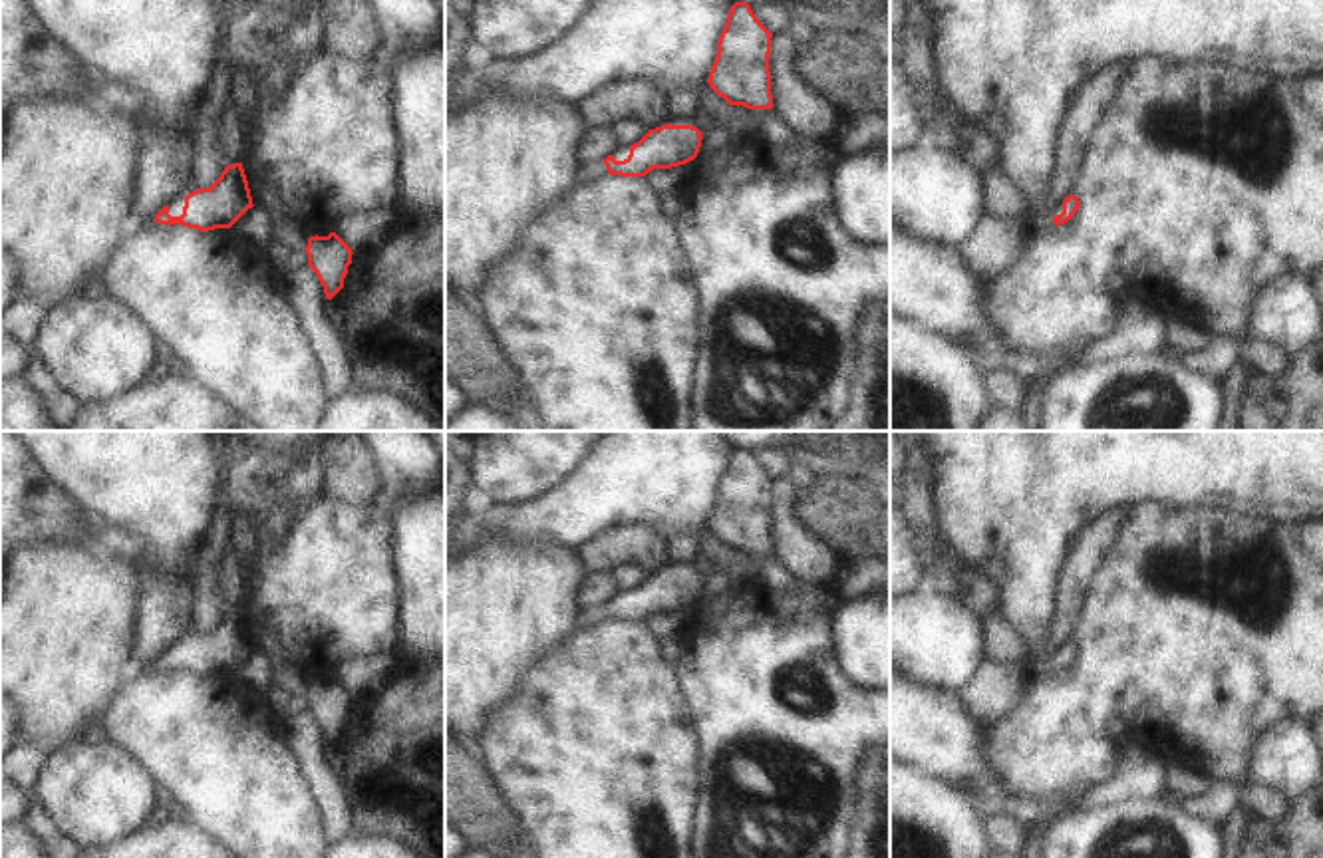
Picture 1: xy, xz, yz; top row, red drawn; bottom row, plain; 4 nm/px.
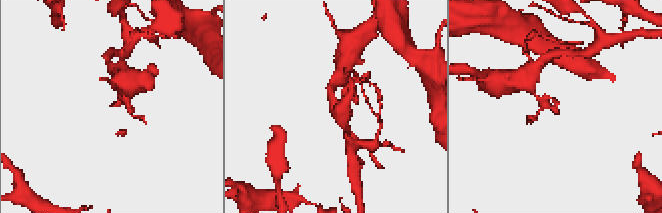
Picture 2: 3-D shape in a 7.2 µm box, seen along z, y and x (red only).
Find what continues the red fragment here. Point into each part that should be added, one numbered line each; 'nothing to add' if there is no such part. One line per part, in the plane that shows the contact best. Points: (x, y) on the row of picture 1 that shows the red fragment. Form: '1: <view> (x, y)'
1: xy (175, 205)

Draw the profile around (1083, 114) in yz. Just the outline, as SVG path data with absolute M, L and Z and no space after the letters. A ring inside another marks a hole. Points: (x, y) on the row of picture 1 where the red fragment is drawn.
M1112 64L1097 72L1073 95L1057 131L1055 169L1047 197L1031 218L1033 226L1045 224L1055 205L1075 193L1093 129L1099 125L1108 101L1114 97L1114 89L1126 68L1128 64Z

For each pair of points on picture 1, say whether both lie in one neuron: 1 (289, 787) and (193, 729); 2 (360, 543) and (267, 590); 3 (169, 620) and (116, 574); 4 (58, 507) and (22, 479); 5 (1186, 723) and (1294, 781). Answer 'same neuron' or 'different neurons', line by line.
1: same neuron
2: same neuron
3: different neurons
4: same neuron
5: different neurons

